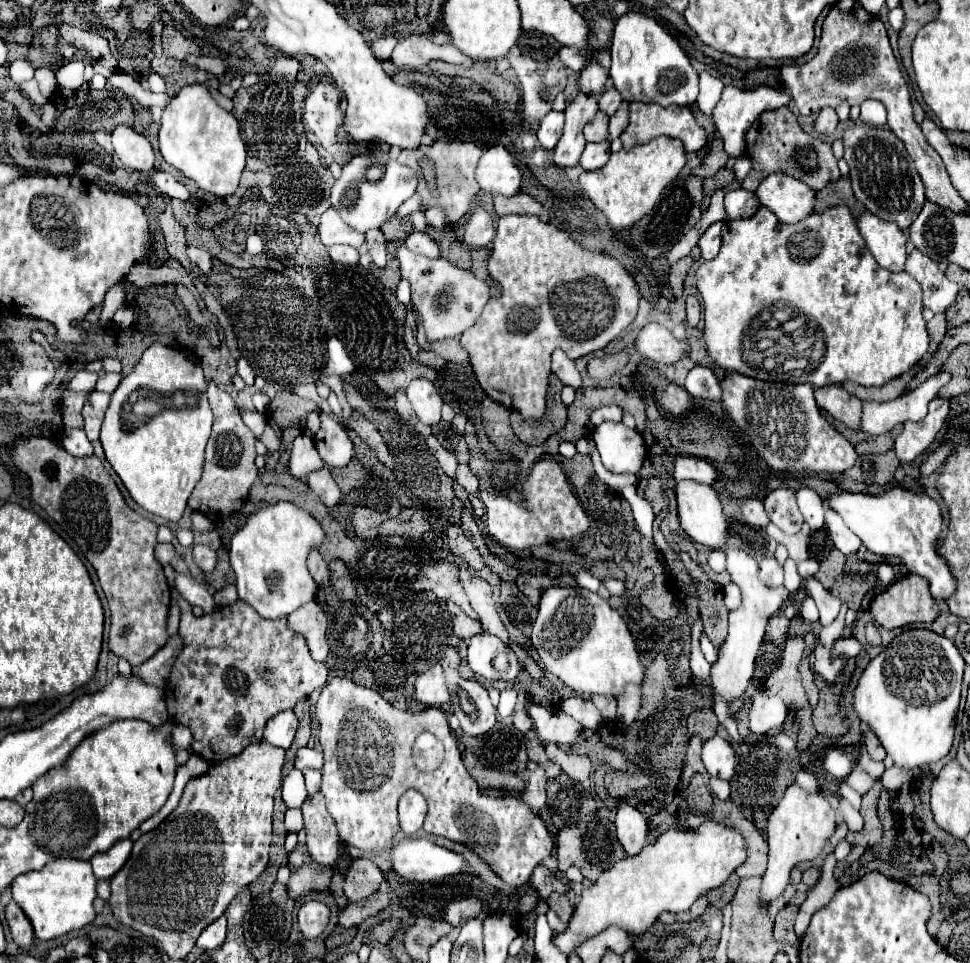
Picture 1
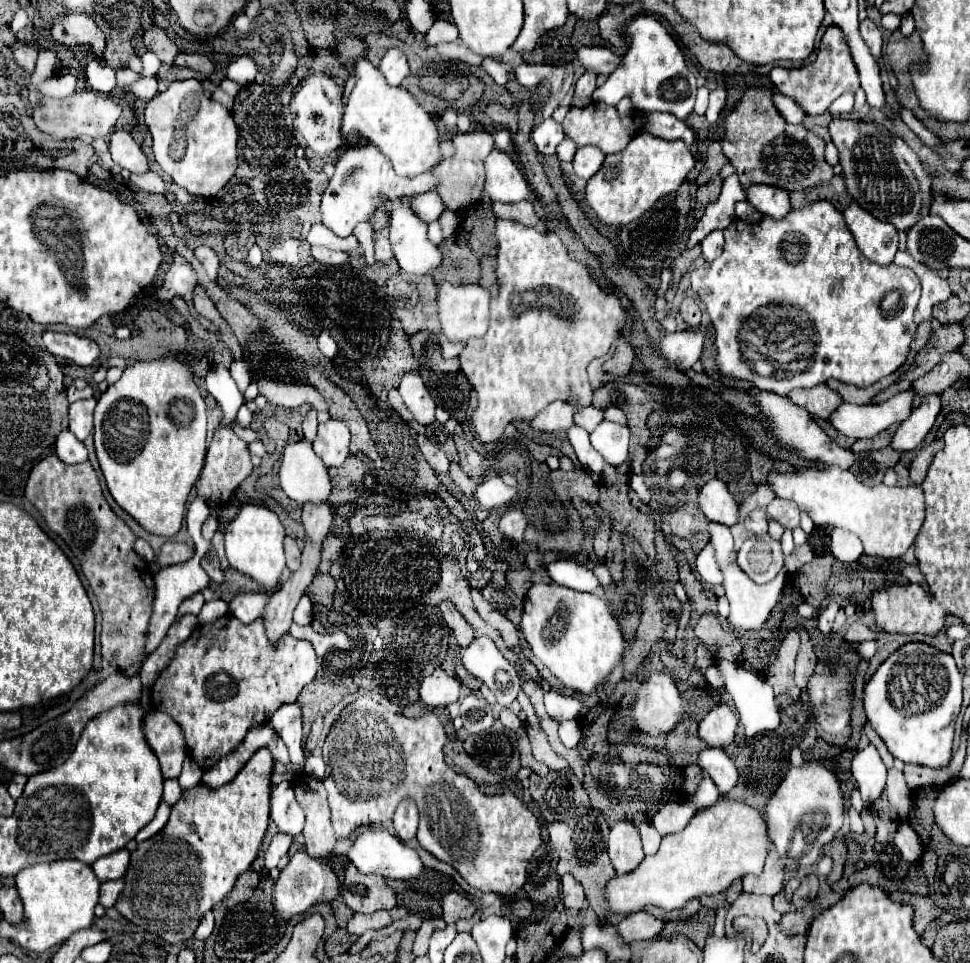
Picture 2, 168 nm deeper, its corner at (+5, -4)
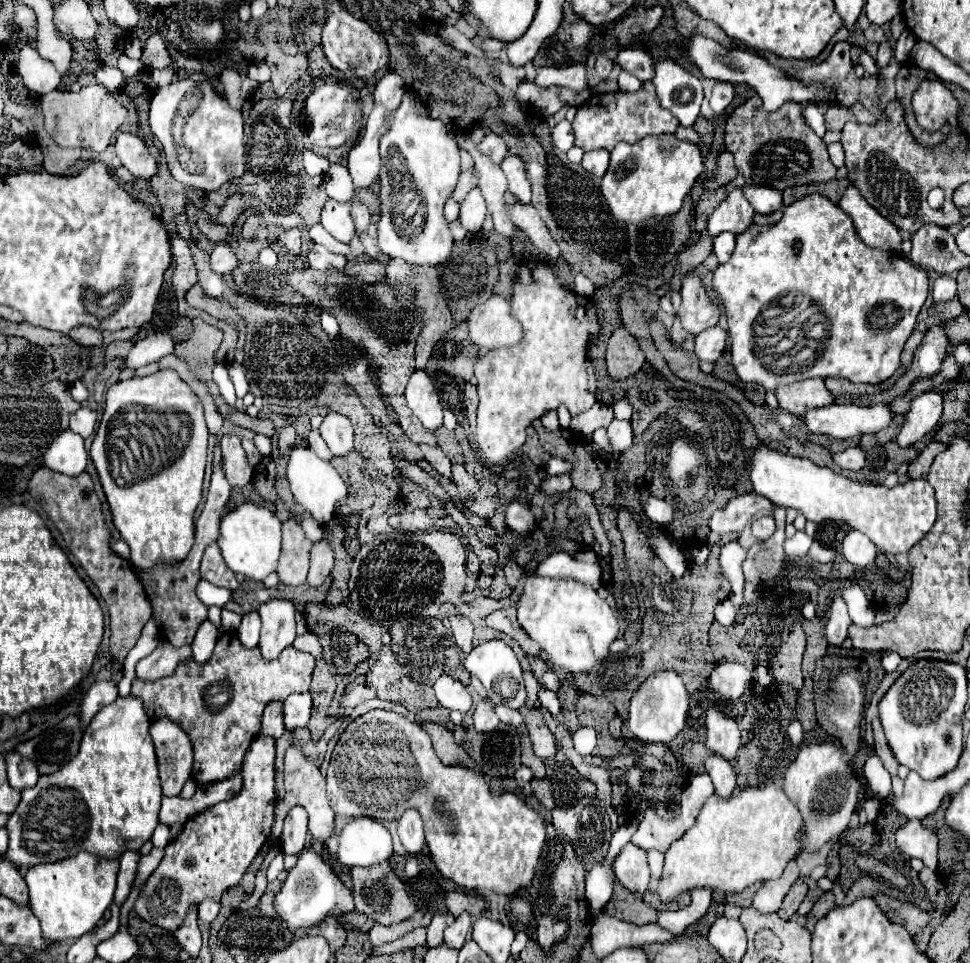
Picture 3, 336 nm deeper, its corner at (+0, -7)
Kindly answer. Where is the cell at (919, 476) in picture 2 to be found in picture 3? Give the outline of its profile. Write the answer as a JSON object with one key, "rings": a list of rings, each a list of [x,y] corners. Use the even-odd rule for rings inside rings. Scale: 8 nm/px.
{"rings":[[[937,441],[929,443],[929,445],[921,451],[921,455],[919,455],[915,461],[909,463],[909,477],[911,477],[911,479],[927,479],[927,473],[929,473],[929,467],[931,467],[933,459],[935,459],[941,451],[945,451],[945,449],[947,449],[945,443],[937,443]]]}

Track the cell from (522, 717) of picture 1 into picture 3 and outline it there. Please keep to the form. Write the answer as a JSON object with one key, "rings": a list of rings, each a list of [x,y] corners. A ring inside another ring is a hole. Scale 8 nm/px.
{"rings":[[[497,705],[495,707],[495,713],[499,717],[501,723],[507,723],[507,725],[513,725],[513,727],[519,727],[523,723],[523,717],[519,711],[515,709],[509,709],[509,707],[503,707],[503,705]]]}

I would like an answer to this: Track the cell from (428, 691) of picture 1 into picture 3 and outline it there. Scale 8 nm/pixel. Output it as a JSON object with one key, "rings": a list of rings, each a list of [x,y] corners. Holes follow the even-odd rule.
{"rings":[[[443,673],[435,681],[433,689],[435,689],[439,705],[443,705],[443,707],[447,707],[451,711],[453,709],[461,711],[461,713],[467,713],[471,709],[471,695],[469,695],[467,687],[461,681],[457,681],[457,679]]]}

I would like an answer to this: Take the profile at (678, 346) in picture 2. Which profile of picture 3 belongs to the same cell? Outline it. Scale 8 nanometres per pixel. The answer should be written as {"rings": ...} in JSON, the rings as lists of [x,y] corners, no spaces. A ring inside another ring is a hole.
{"rings":[[[715,325],[695,337],[693,353],[699,361],[715,363],[721,357],[725,345],[727,345],[727,333],[719,325]]]}

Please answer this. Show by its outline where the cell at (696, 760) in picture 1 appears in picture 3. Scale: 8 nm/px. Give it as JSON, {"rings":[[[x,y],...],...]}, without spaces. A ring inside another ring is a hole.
{"rings":[[[791,861],[789,867],[785,867],[783,875],[771,883],[763,883],[761,889],[755,893],[753,897],[753,907],[761,913],[773,913],[781,907],[783,897],[787,895],[789,887],[795,883],[795,879],[799,877],[799,869],[797,863]]]}

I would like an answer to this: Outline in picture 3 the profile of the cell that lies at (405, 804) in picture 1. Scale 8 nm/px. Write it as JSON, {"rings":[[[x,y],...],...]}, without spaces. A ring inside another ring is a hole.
{"rings":[[[407,809],[399,817],[399,839],[409,853],[421,851],[421,847],[425,845],[425,837],[423,837],[423,821],[419,811]]]}

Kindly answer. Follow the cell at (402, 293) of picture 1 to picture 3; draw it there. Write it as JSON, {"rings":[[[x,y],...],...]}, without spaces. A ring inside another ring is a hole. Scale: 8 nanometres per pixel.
{"rings":[[[411,93],[405,95],[405,101],[387,117],[387,133],[381,135],[381,157],[383,157],[383,173],[381,173],[381,221],[379,221],[379,247],[389,257],[405,259],[411,265],[439,265],[445,263],[451,255],[453,237],[447,229],[447,221],[443,217],[445,199],[451,195],[459,169],[459,147],[455,141],[455,131],[449,129],[443,121],[433,119],[429,115],[419,115],[419,105]]]}

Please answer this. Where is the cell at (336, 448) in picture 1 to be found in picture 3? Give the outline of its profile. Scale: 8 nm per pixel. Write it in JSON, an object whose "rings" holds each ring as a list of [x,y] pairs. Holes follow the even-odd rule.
{"rings":[[[327,413],[323,425],[319,427],[319,433],[335,457],[343,457],[353,449],[351,421],[339,413]]]}

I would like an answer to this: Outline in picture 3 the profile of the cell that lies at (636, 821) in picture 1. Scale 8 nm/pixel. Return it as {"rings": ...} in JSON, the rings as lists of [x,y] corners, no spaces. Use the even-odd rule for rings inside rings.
{"rings":[[[627,843],[621,853],[613,861],[613,871],[619,883],[633,891],[633,893],[645,893],[649,885],[649,863],[647,863],[647,851],[641,847],[635,847],[633,843]]]}

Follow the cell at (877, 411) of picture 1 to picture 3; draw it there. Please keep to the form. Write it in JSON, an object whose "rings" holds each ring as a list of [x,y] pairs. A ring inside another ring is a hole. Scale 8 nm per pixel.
{"rings":[[[829,405],[807,411],[801,419],[813,433],[825,433],[835,439],[873,435],[893,423],[895,413],[889,405]]]}

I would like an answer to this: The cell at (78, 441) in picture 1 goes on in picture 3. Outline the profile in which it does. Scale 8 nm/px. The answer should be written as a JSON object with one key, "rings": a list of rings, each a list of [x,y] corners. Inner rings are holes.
{"rings":[[[63,431],[47,449],[45,467],[59,471],[63,475],[79,475],[87,465],[87,451],[83,447],[83,439],[73,431]]]}

